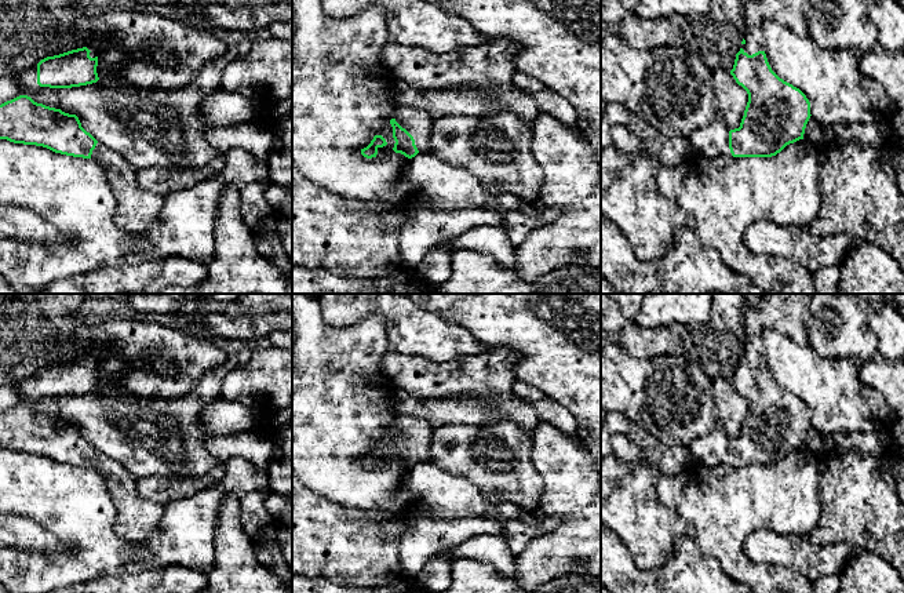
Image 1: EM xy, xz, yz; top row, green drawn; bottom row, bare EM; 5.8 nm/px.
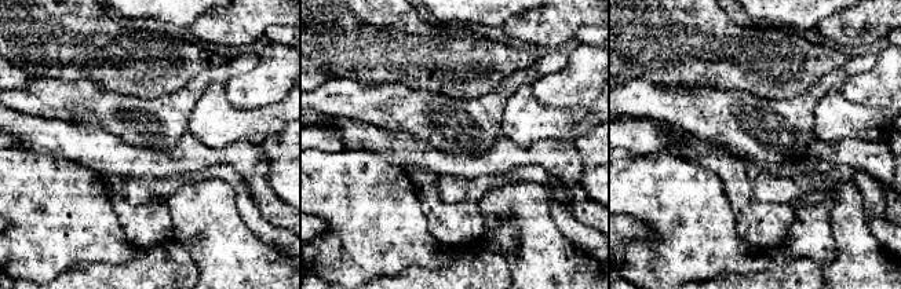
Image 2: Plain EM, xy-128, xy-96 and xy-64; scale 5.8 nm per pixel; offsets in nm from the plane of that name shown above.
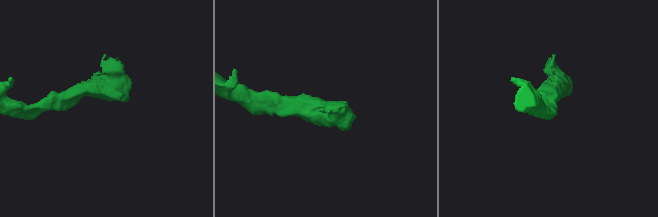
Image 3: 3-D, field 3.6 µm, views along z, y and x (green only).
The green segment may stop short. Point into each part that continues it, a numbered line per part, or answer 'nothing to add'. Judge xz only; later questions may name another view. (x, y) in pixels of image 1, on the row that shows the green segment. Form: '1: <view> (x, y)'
1: xz (418, 123)

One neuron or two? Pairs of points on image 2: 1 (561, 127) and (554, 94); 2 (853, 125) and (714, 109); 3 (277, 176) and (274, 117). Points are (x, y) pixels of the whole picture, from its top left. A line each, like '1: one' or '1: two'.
1: two
2: two
3: two

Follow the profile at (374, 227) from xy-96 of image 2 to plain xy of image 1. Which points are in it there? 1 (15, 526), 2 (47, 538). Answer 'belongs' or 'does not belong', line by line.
1: does not belong
2: does not belong

